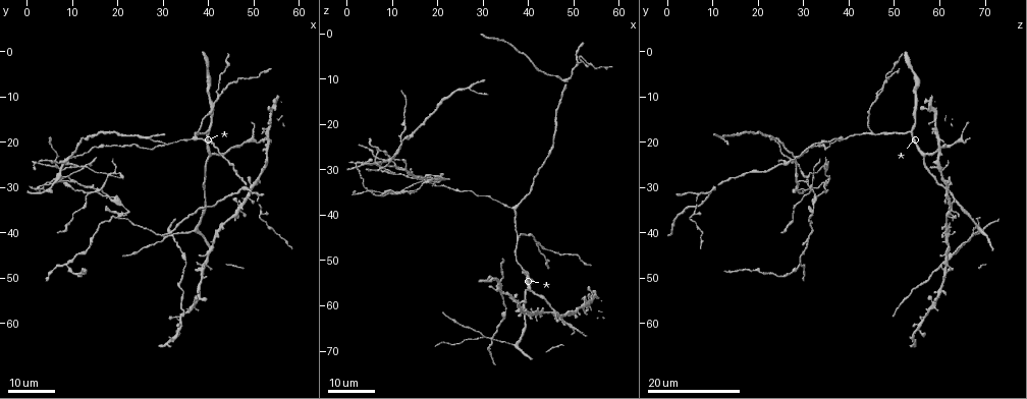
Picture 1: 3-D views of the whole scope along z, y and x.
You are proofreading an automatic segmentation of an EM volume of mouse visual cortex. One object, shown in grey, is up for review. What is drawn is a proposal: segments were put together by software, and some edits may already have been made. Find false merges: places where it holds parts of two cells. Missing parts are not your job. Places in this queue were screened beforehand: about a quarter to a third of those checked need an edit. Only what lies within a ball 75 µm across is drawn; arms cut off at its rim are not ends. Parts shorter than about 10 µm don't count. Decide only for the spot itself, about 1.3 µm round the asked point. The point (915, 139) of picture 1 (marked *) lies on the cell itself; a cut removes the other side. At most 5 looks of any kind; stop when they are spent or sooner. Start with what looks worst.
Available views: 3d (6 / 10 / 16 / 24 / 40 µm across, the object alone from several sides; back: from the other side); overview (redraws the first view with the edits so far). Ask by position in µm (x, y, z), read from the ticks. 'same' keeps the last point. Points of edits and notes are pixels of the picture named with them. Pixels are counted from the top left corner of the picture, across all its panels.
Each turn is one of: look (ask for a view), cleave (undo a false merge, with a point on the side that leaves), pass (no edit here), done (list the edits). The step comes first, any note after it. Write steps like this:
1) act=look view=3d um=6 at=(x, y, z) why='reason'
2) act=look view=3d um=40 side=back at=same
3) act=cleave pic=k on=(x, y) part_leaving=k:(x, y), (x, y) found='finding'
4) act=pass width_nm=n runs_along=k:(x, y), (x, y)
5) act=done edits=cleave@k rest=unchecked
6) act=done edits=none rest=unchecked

act=look view=3d um=16 at=(32.0, 41.0, 67.0) why='four or more arms meet'

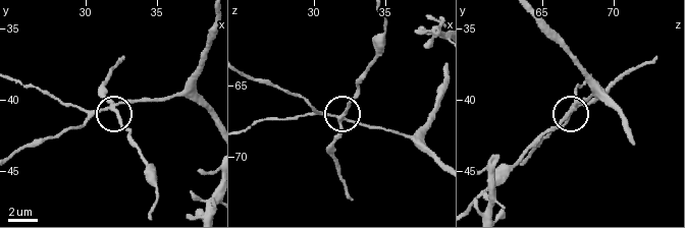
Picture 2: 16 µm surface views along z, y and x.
act=look view=3d um=10 at=(32.0, 40.6, 67.0)

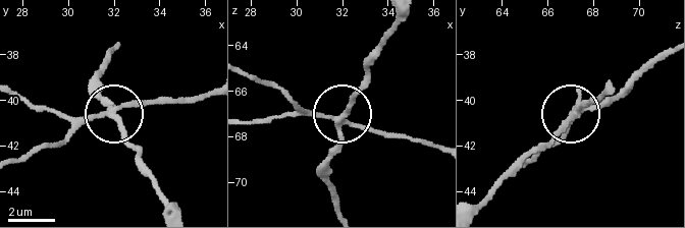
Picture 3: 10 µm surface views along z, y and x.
act=cleave pic=3 on=(101, 97) arms=4 found='a second cell is stuck on'

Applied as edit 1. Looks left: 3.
act=look view=overview why='see it whole again'

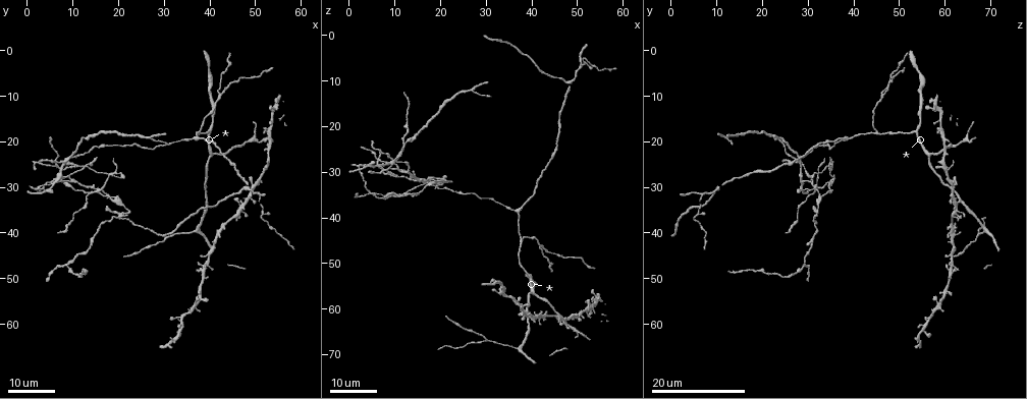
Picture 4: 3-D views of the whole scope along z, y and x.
act=look view=3d um=16 at=(38.0, 17.5, 45.0) why='a fork'

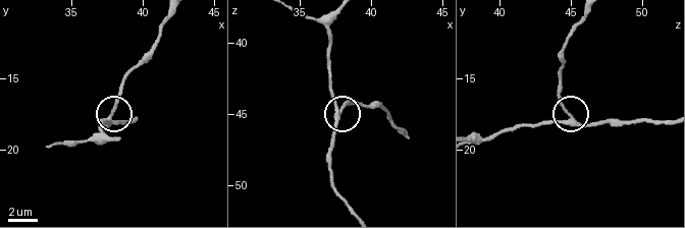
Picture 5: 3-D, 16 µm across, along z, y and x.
act=look view=3d um=10 at=(37.8, 17.8, 45.0)

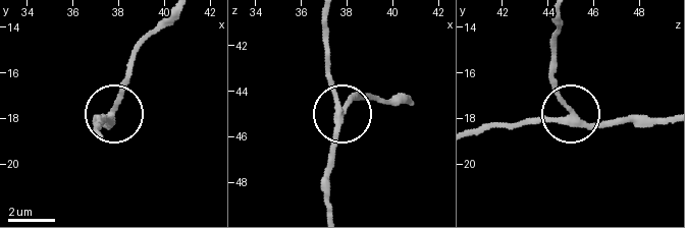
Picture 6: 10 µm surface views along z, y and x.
act=pass runs_along=6:(329, 209), (329, 150), (337, 120), (357, 94) found='one cell here'

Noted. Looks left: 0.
act=done edits=cleave@3 rest=unchecked

